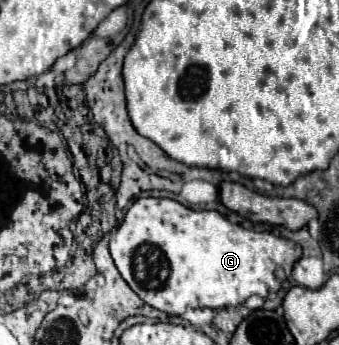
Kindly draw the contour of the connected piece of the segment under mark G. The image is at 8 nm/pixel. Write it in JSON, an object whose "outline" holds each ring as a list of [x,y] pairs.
{"outline":[[[144,197],[132,203],[120,227],[110,235],[112,259],[132,287],[132,291],[150,307],[168,315],[184,315],[188,309],[220,309],[242,305],[250,295],[268,297],[274,289],[274,269],[292,269],[300,259],[302,249],[298,243],[276,237],[272,231],[256,232],[240,224],[231,223],[218,211],[194,211],[172,199]]]}

